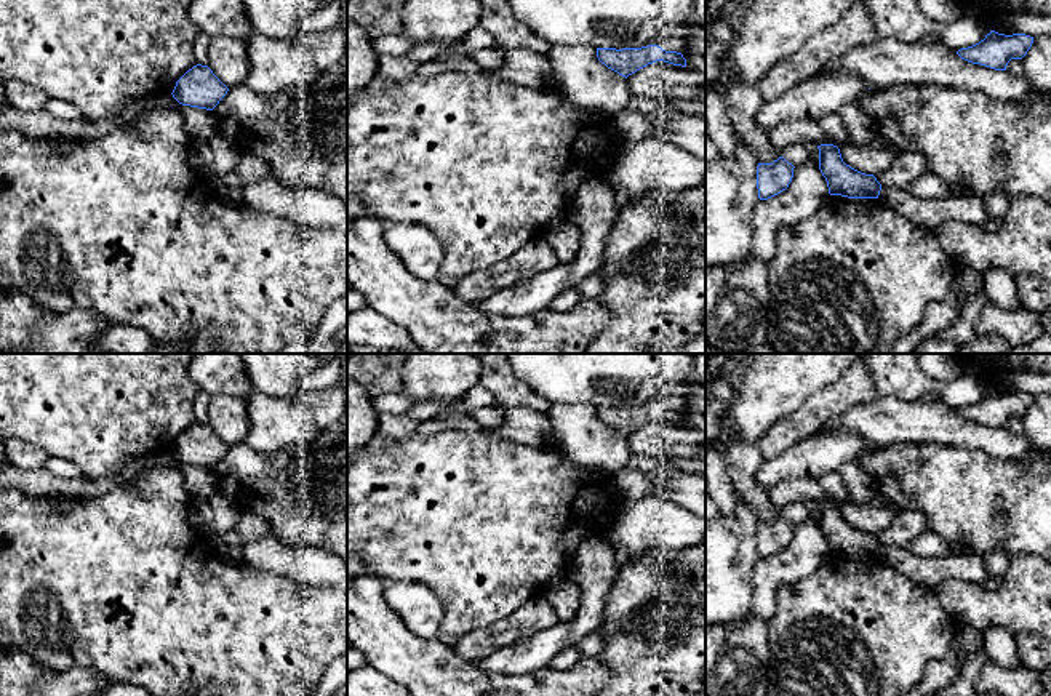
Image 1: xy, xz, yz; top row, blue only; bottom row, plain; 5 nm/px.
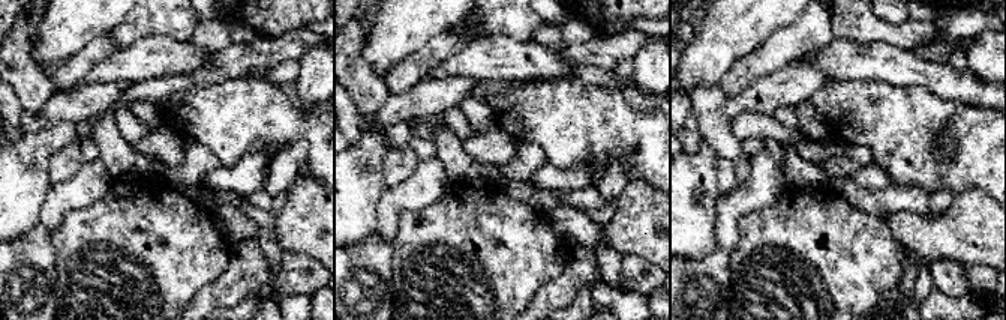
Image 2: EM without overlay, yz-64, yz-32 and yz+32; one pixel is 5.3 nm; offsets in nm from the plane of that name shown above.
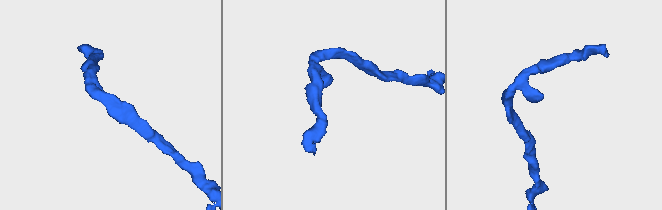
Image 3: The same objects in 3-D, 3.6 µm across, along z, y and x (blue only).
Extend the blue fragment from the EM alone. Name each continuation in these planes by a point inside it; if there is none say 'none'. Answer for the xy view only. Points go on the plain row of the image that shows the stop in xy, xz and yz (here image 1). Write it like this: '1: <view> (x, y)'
none

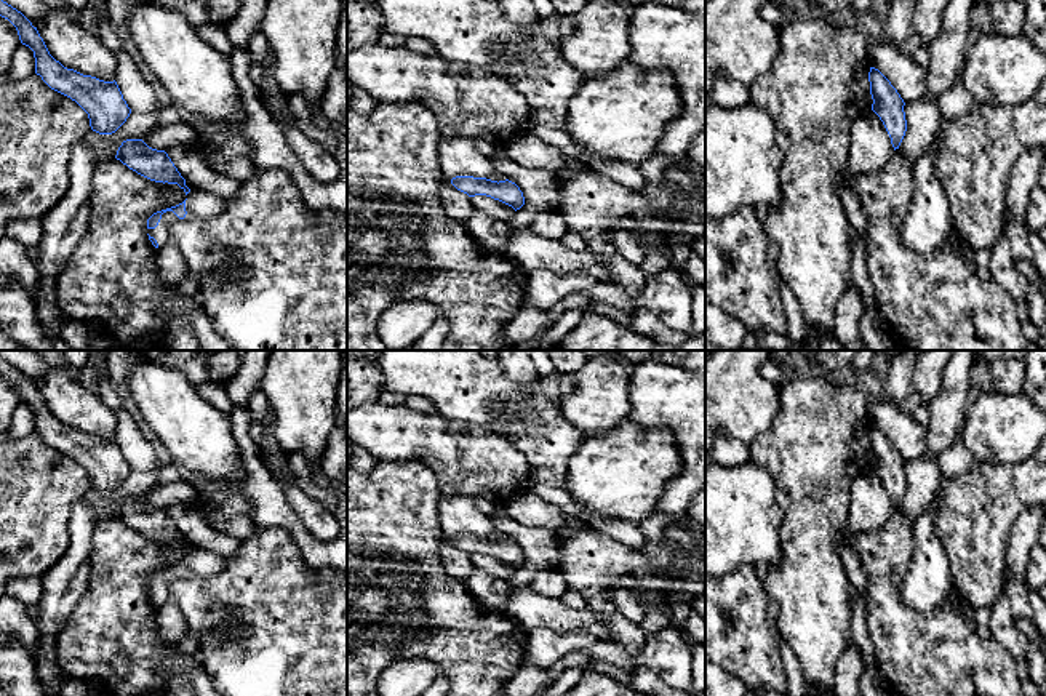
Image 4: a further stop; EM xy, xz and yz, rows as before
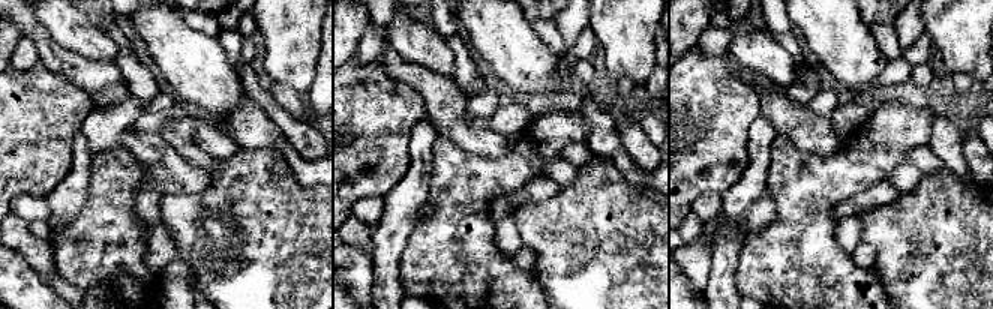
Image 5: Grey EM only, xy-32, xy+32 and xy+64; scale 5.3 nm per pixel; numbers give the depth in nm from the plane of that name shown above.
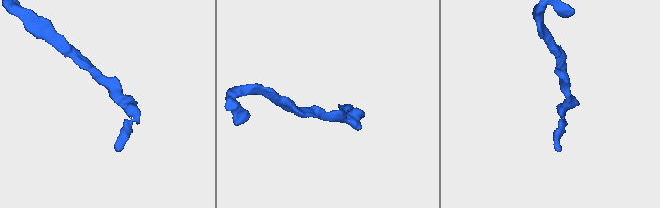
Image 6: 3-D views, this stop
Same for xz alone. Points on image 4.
none

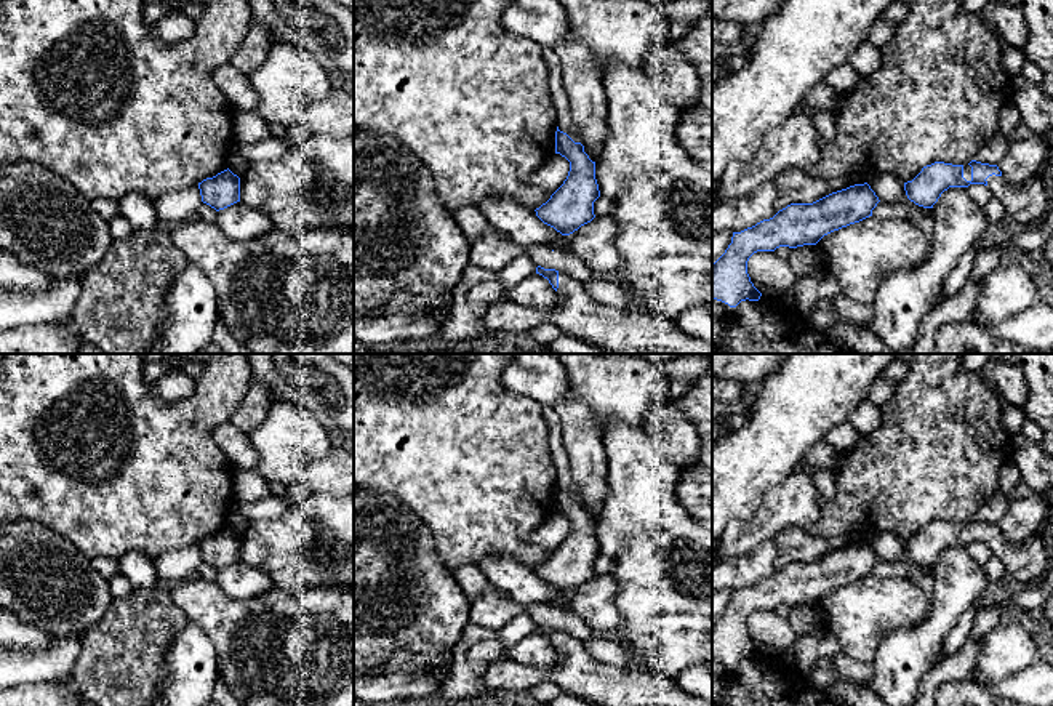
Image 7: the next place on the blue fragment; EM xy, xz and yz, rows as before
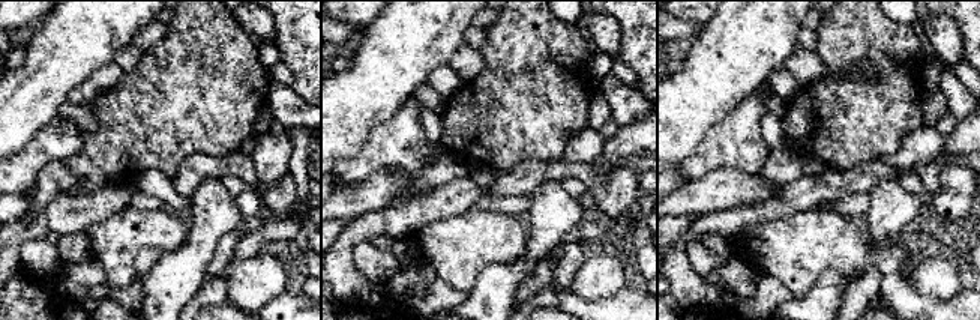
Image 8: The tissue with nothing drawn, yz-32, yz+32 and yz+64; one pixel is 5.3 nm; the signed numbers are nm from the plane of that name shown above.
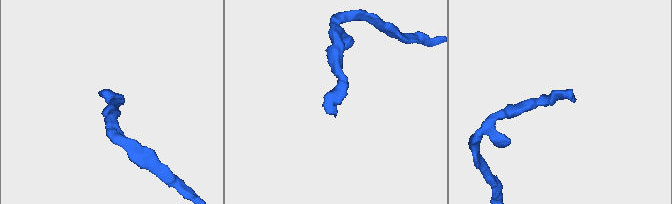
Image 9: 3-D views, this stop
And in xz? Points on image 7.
1: xz (576, 673)

